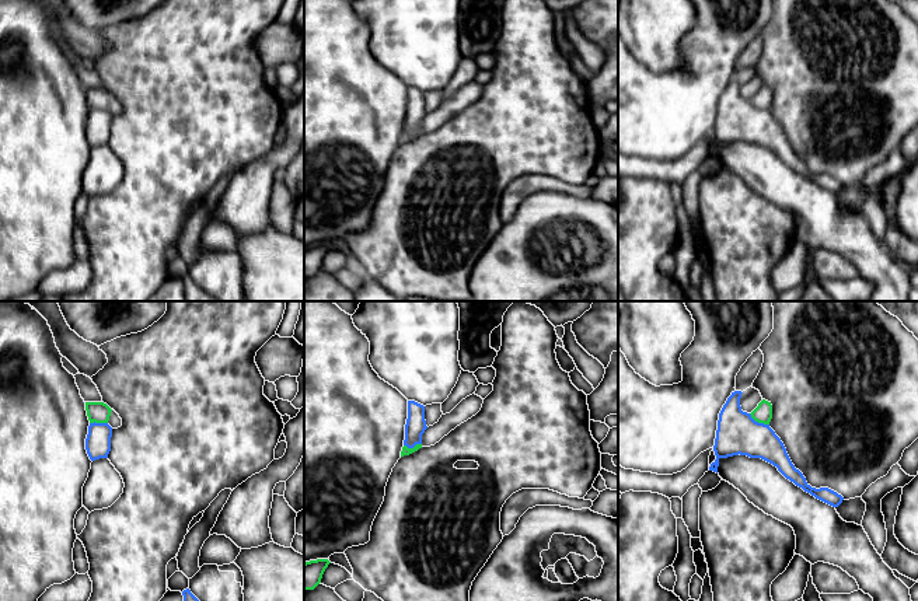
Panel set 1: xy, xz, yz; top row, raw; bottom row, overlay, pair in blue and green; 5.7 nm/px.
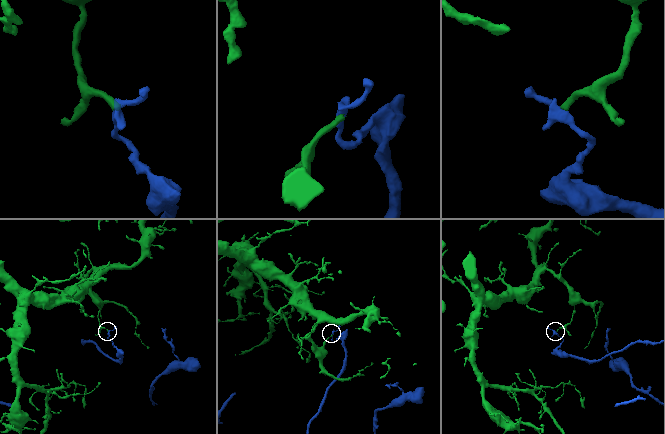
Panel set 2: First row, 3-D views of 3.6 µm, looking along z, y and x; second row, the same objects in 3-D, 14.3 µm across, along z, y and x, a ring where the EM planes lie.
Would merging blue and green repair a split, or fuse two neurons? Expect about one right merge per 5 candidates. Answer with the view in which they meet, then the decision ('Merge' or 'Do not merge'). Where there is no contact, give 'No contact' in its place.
Touches blue in yz. Do not merge

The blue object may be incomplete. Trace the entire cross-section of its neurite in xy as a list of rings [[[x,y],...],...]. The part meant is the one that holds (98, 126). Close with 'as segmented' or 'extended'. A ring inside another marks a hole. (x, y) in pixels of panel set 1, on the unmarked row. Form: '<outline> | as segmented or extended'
[[[90,109],[85,136],[91,147],[108,144],[111,137],[112,113],[108,109]]] | as segmented

